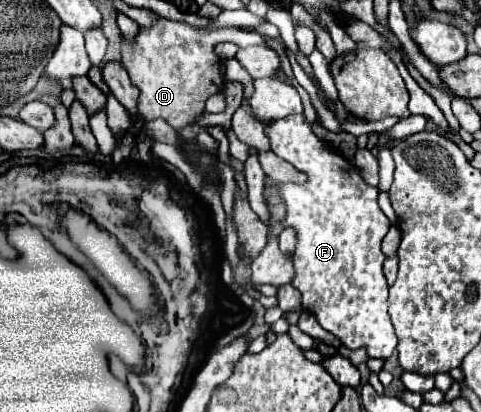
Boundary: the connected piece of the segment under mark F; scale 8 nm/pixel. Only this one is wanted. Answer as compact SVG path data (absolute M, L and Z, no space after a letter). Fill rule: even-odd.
M290 114L288 118L274 120L264 124L264 134L270 140L270 148L276 156L290 162L298 172L306 174L306 182L276 182L276 194L286 206L286 216L282 220L282 228L292 228L296 232L296 250L292 254L294 278L292 286L302 294L302 308L314 314L316 322L332 332L344 348L358 350L366 348L368 358L390 358L396 348L396 334L388 316L388 284L382 274L384 254L380 244L390 228L390 220L378 206L378 190L368 186L354 164L332 152L310 128L304 114Z

